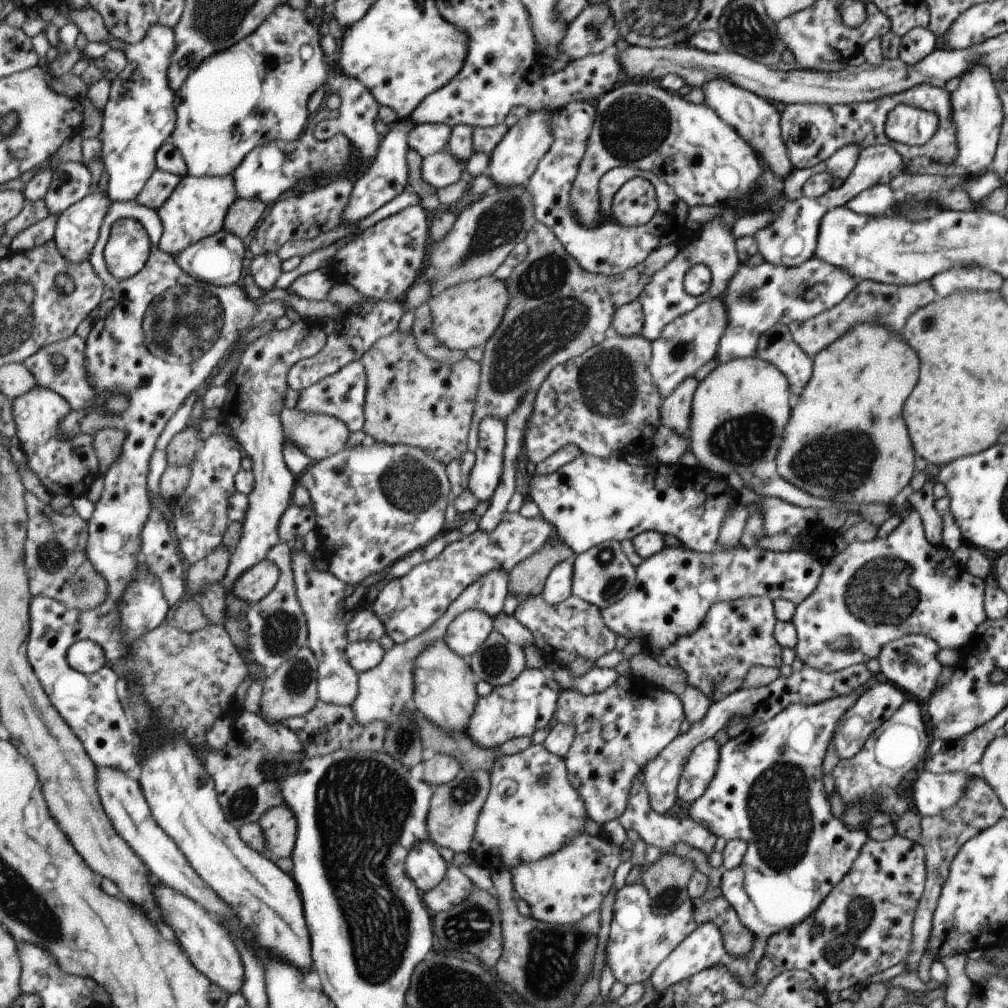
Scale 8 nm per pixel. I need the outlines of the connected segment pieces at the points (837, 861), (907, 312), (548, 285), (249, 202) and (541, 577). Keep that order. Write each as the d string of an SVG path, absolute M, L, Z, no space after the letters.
M855 689L849 694L833 696L825 702L790 704L773 718L743 730L722 745L718 768L715 769L709 788L690 804L687 814L693 822L706 827L716 837L722 836L726 841L737 838L743 840L747 846L741 864L722 873L719 888L722 897L735 910L739 922L753 934L751 950L743 958L733 958L728 945L723 944L717 926L713 922L703 922L695 930L691 930L665 960L655 966L648 978L654 990L659 992L669 989L713 966L725 966L743 986L753 986L755 970L758 969L757 962L763 956L767 938L780 930L791 929L797 922L810 917L829 896L831 889L853 867L853 862L857 860L868 838L867 831L847 830L840 820L831 816L829 804L827 800L823 800L825 794L821 784L821 760L825 756L825 748L829 746L827 742L835 730L838 718L854 704L861 693Z
M861 280L837 305L831 306L829 310L823 310L822 313L807 321L791 322L789 329L794 341L813 360L819 350L837 341L839 337L847 333L851 326L859 322L879 322L881 326L889 326L891 332L899 333L905 328L906 321L915 310L921 309L935 298L937 298L937 292L929 280L912 285L888 285Z
M536 222L523 242L528 247L523 262L503 279L510 292L510 304L496 332L481 347L479 390L467 434L469 452L478 448L478 426L483 418L495 416L505 421L527 393L539 388L551 369L598 345L610 333L615 310L636 301L651 276L678 251L675 244L655 248L641 264L607 277L579 268L554 231L544 224Z
M238 198L231 206L230 212L226 216L225 230L239 235L243 240L251 236L259 220L263 218L267 204L263 200L253 198Z
M556 535L540 550L514 565L508 572L509 582L506 590L523 602L535 594L540 594L549 572L558 562L571 560L574 552Z

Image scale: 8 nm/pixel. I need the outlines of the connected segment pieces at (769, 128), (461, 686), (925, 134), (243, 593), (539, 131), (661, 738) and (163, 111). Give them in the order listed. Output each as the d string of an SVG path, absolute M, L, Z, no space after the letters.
M721 78L705 82L701 88L703 88L702 93L706 105L712 107L724 123L730 124L738 131L738 134L754 149L754 153L758 155L767 169L785 180L793 172L793 168L786 152L786 145L782 140L779 112L775 106L764 98L755 96L747 90L741 90L735 84L721 80Z
M443 638L429 644L417 658L413 658L413 696L410 706L441 730L463 731L477 708L475 680L469 666L461 660Z
M899 105L886 118L884 133L893 142L919 147L935 134L937 124L933 112Z
M265 559L251 570L247 570L243 578L239 578L239 584L235 586L235 594L251 605L257 604L278 585L281 576L282 571L279 570L279 566Z
M533 110L533 112L527 112L524 118L506 129L502 139L490 152L489 166L486 172L498 188L519 186L531 177L537 161L549 150L549 145L553 140L553 134L549 128L551 114L553 112L547 112L547 110Z
M618 674L617 682L615 682L615 684L609 686L607 690L603 690L603 692L593 693L590 695L580 695L578 692L571 690L560 690L559 696L557 696L557 702L555 702L555 712L552 715L555 716L555 720L557 720L557 722L561 722L561 724L573 724L573 728L575 728L573 742L571 742L571 746L569 746L569 750L567 750L564 756L564 758L567 758L567 774L570 774L570 780L574 786L578 787L579 794L583 797L583 802L586 802L588 818L595 821L600 826L622 816L623 810L625 810L626 806L629 804L631 782L635 778L639 778L641 770L643 770L643 766L645 766L646 762L653 760L657 754L661 753L662 750L674 740L675 736L677 736L677 728L679 728L679 724L683 722L681 702L677 700L677 696L675 696L675 694L665 692L665 690L659 690L655 684L643 681L642 678L636 678L633 674L629 676L621 676Z
M157 24L151 26L144 40L137 44L127 45L119 39L105 44L111 49L123 50L123 54L128 54L128 65L110 84L109 100L103 110L103 130L98 136L103 142L102 162L109 174L107 194L113 201L131 201L136 200L147 181L153 176L158 168L159 150L167 141L171 141L171 136L178 128L178 94L170 81L171 58L178 49L178 38L175 38L175 31L171 27Z

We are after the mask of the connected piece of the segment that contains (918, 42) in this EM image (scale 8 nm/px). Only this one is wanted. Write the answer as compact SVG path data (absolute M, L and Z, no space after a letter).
M915 27L900 37L898 58L905 64L915 64L935 49L936 37L927 27Z

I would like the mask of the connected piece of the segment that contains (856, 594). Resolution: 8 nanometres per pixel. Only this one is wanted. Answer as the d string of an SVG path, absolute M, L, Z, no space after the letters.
M911 509L906 516L902 517L898 526L885 536L885 538L874 538L867 542L850 542L846 547L823 561L821 575L817 587L805 600L795 605L793 616L791 616L791 622L796 630L796 645L794 648L794 654L799 658L799 662L807 666L807 668L813 668L813 670L819 670L826 673L837 672L841 669L846 669L848 666L856 665L857 663L864 664L871 658L876 658L881 652L883 646L889 644L891 641L897 640L911 635L921 635L931 638L940 649L955 650L959 652L966 643L971 639L972 634L975 632L975 628L987 620L987 614L983 610L983 594L985 594L985 578L975 578L971 576L963 565L955 564L951 557L952 552L946 549L942 545L935 546L925 537L925 527L922 525L921 516Z

